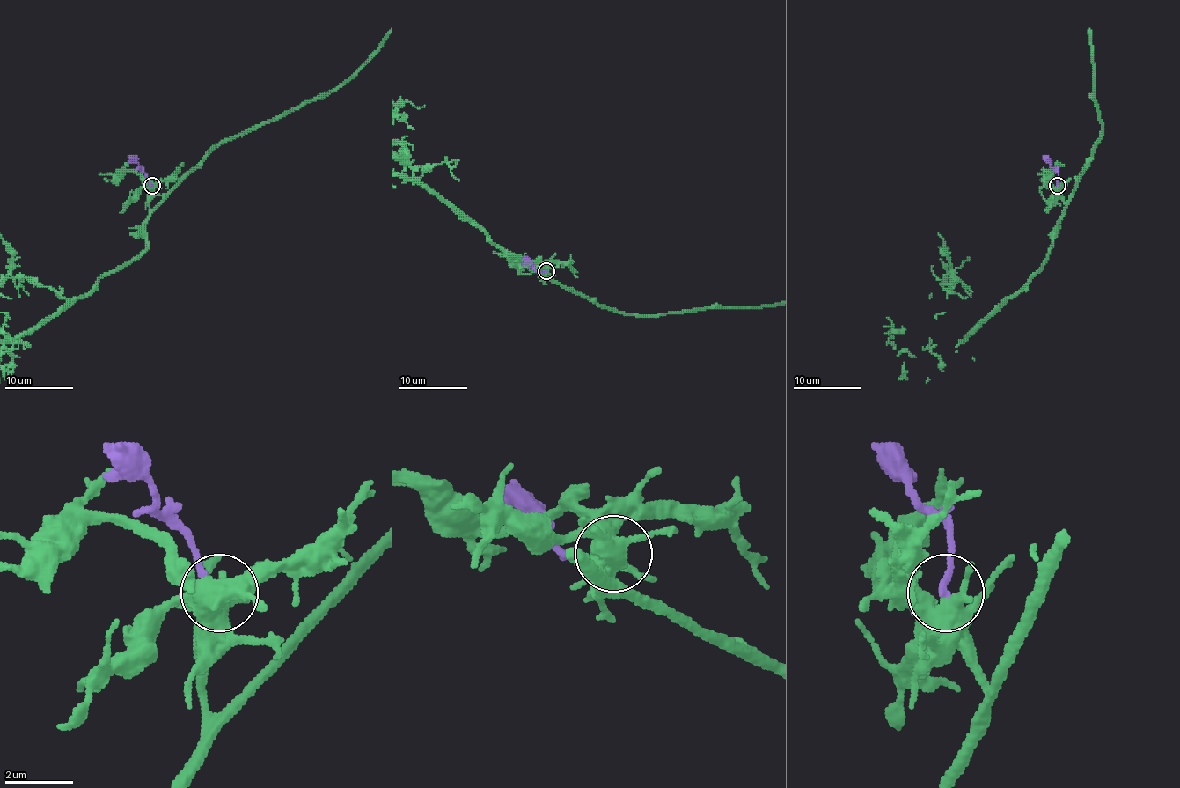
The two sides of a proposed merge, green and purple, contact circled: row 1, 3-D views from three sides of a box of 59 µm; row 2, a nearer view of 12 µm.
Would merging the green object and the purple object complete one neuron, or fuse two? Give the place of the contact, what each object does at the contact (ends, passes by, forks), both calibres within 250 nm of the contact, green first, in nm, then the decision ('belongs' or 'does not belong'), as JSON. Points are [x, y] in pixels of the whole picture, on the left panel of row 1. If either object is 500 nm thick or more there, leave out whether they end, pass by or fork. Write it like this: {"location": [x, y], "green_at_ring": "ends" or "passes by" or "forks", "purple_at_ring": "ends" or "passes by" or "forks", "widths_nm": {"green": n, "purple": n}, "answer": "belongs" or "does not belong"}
{"location": [151, 185], "green_at_ring": "forks", "purple_at_ring": "ends", "widths_nm": {"green": 400, "purple": 200}, "answer": "does not belong"}

